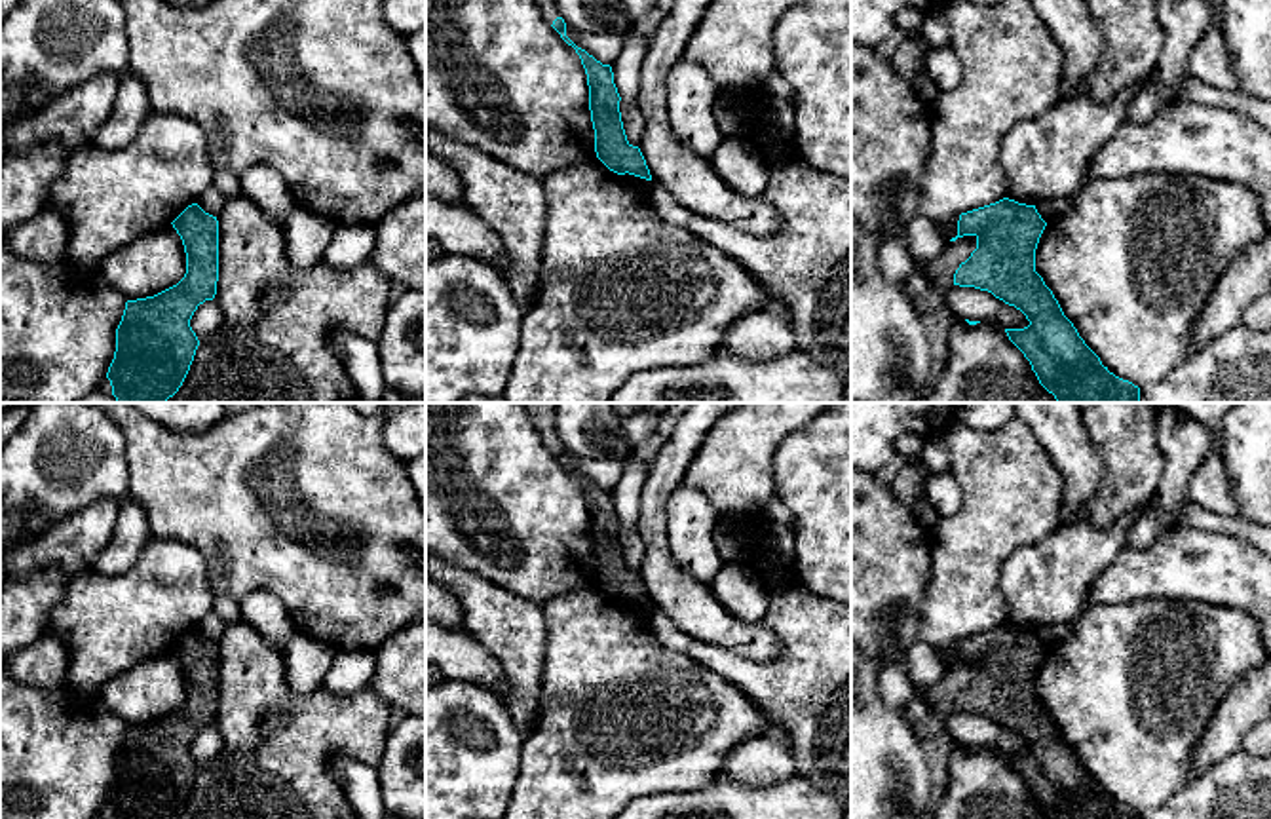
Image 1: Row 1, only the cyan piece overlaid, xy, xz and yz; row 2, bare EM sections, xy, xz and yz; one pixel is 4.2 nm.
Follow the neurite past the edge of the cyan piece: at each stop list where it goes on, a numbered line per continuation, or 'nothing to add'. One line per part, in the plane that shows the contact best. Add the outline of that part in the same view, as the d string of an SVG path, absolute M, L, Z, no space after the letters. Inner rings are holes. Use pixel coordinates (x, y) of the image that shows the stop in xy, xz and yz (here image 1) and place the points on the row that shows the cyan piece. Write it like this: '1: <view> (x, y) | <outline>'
1: xz (550, 10) | M534 0L541 11L541 15L553 25L557 17L560 17L557 0Z

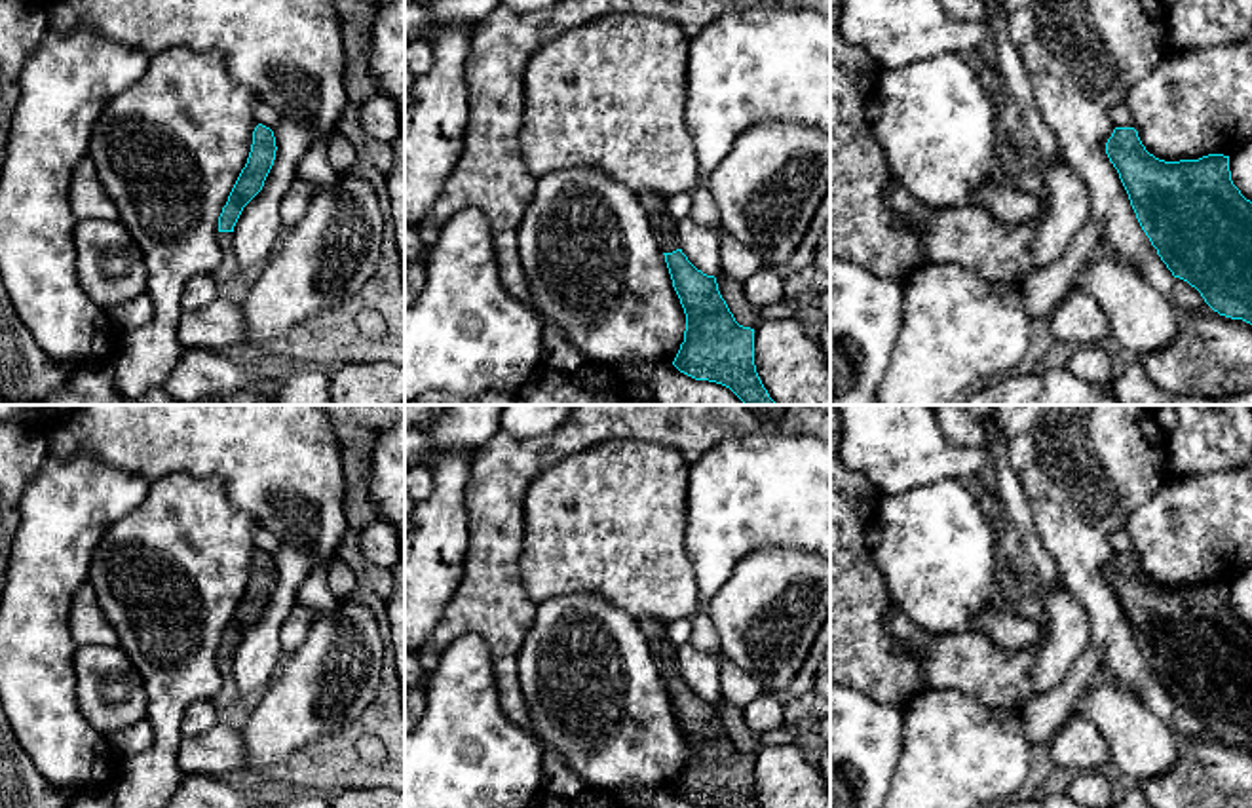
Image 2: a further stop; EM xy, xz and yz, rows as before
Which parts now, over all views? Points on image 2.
1: xz (663, 225) | M638 194L638 202L644 207L650 226L659 241L663 253L680 249L676 240L676 221L667 211L667 200L659 194Z

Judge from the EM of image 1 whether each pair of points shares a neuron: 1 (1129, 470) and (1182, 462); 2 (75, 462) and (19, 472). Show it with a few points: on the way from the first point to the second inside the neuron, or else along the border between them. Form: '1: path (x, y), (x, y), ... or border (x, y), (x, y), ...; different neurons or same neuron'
1: border (1154, 422), (1163, 455), (1157, 495); different neurons
2: path (61, 462), (44, 472), (33, 472); same neuron

